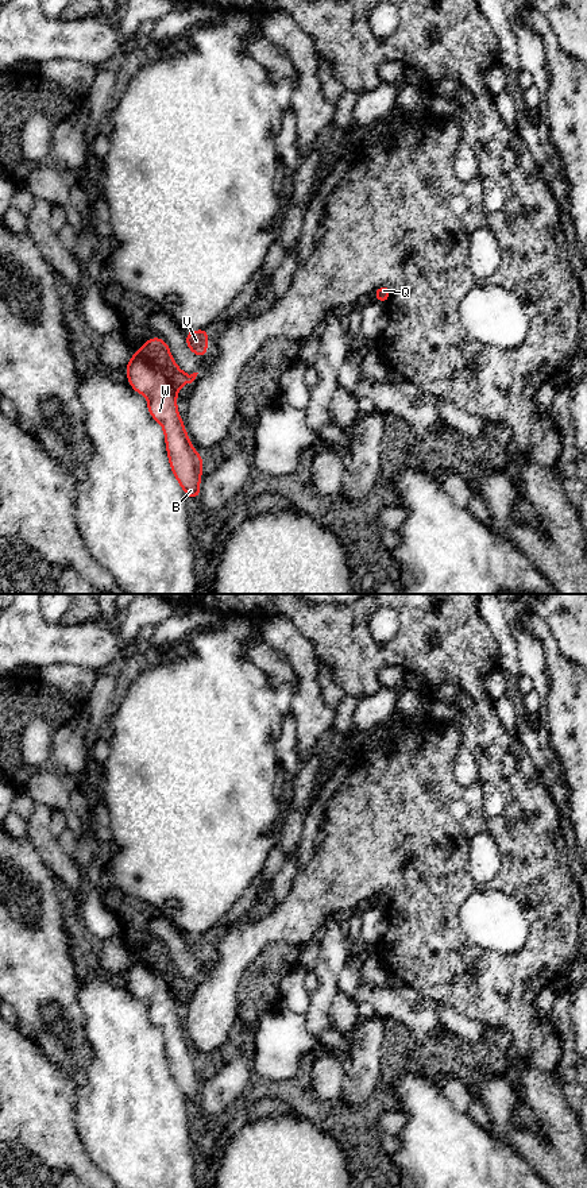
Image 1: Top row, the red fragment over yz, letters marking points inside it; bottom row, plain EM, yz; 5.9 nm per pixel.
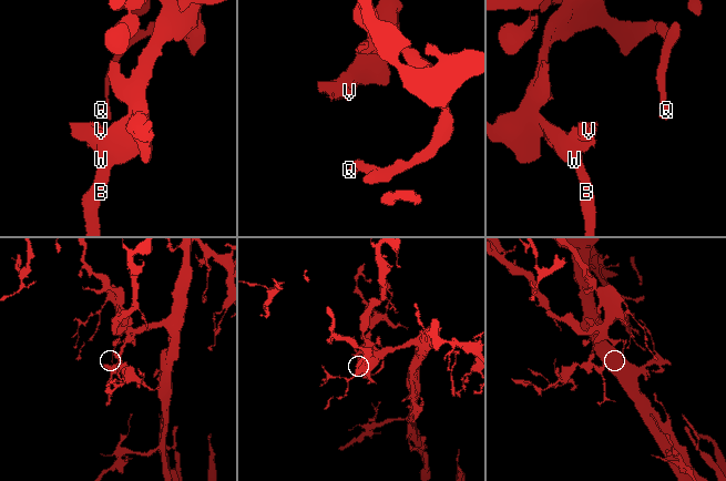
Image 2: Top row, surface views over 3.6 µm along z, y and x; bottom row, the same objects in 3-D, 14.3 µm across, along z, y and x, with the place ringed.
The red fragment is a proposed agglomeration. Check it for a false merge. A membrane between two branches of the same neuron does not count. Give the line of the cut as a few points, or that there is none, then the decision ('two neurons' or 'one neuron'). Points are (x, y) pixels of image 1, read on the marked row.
cut yz (142, 348), (146, 358), (168, 380), (176, 396); two neurons

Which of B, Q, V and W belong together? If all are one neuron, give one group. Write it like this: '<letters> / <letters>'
B Q W / V

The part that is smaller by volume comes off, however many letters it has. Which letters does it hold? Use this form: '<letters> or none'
V

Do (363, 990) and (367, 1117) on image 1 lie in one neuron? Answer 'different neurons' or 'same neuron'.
different neurons

